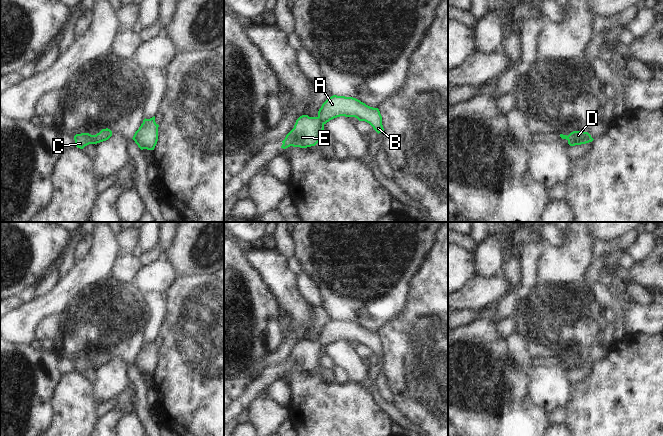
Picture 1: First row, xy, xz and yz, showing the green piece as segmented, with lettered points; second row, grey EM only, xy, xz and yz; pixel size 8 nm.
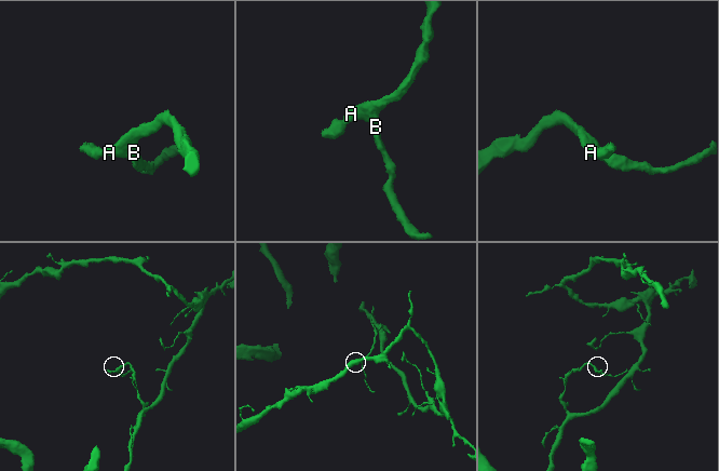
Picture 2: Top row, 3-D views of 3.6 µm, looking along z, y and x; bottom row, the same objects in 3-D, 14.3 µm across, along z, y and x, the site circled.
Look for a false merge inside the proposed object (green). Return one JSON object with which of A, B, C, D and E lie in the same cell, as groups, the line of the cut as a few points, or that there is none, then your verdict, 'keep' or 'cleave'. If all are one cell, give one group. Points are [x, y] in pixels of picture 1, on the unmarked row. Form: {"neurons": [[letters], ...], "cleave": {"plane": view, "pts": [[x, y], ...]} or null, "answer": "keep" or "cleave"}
{"neurons": [["A", "B", "C", "D", "E"]], "cleave": null, "answer": "keep"}

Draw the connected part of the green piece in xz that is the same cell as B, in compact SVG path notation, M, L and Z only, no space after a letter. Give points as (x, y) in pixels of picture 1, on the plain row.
M333 319L322 328L317 341L302 339L296 344L294 352L282 365L281 372L315 370L320 365L324 349L340 340L355 341L359 345L369 347L378 358L384 357L378 332L370 331L353 321Z

